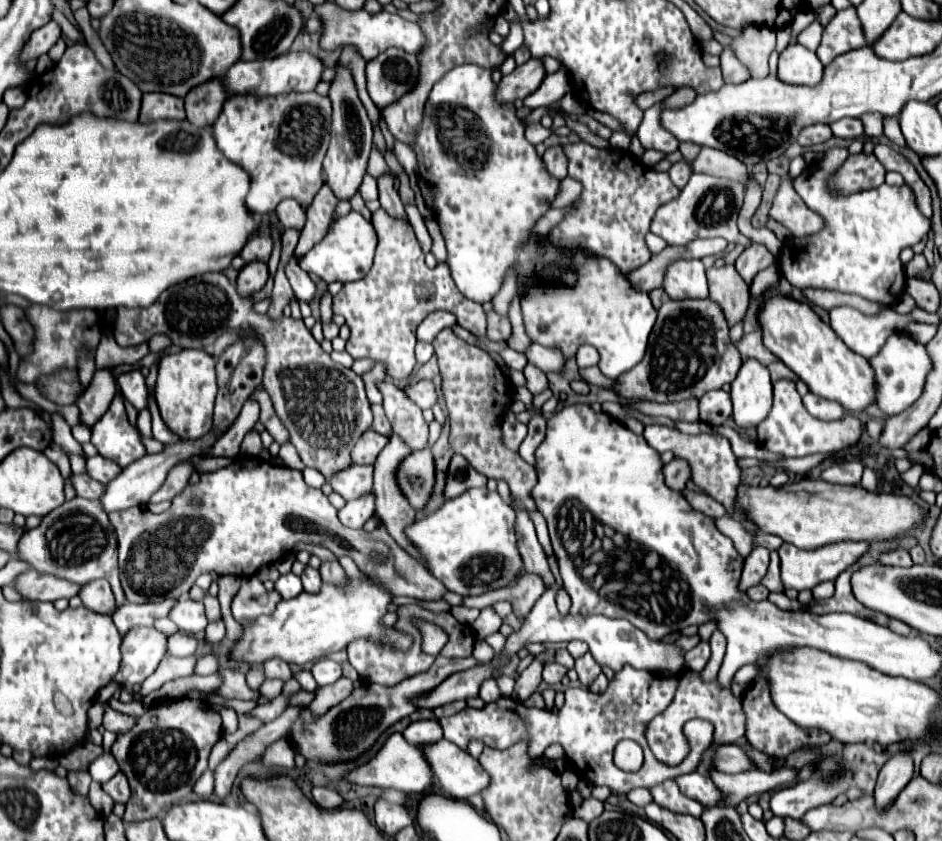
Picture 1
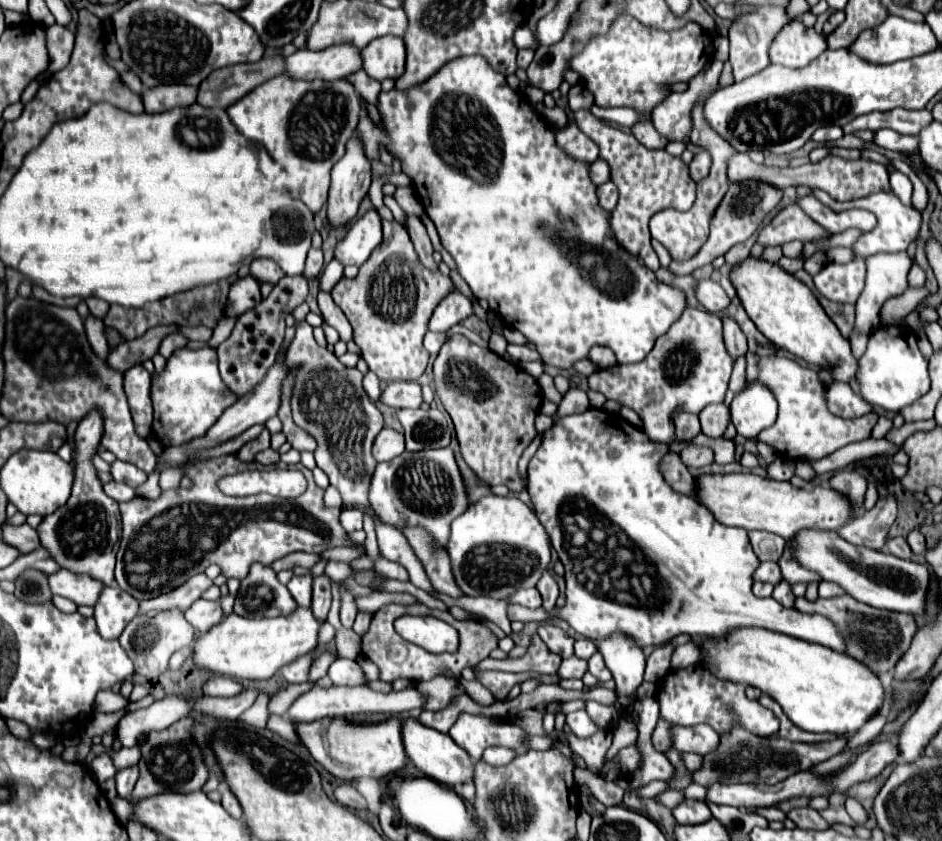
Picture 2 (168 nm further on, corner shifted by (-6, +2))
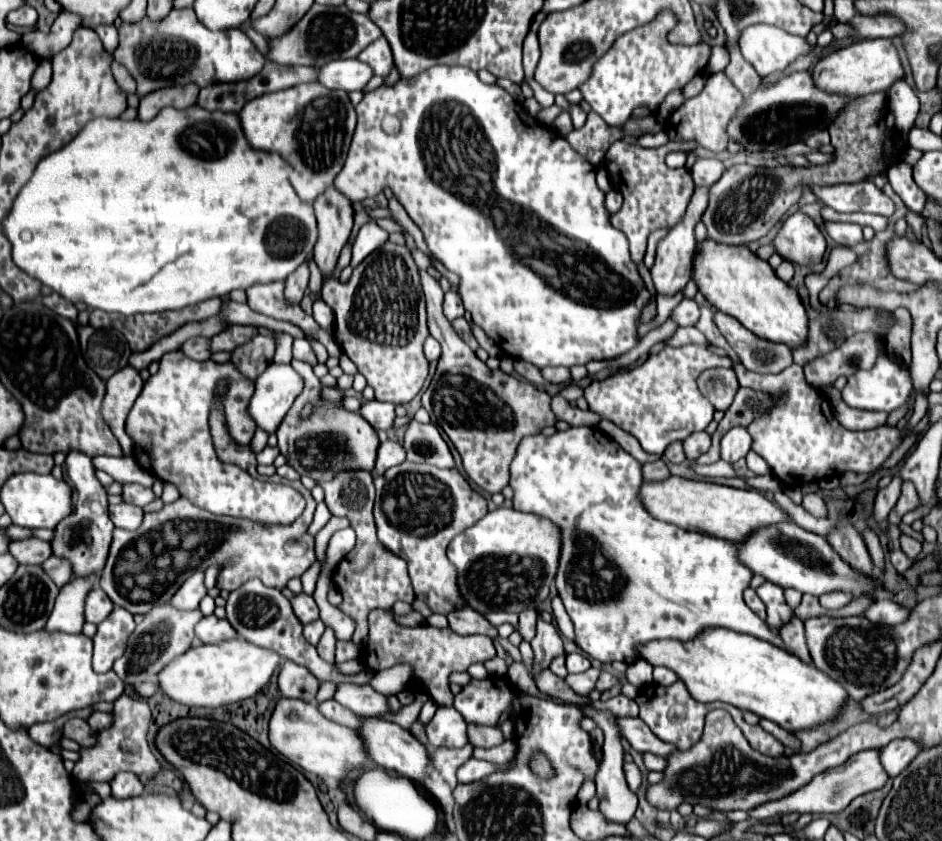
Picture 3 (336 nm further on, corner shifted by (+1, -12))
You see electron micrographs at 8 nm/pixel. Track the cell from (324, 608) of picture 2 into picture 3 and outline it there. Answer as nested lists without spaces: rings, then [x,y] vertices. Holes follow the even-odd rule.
[[[316,620],[316,622],[312,622],[312,624],[306,624],[304,626],[304,638],[312,644],[312,646],[316,646],[318,644],[318,640],[320,640],[320,636],[322,636],[322,632],[324,632],[324,622],[322,620]]]

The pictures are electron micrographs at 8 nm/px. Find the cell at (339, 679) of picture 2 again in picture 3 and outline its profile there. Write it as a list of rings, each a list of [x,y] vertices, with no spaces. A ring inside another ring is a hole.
[[[340,684],[334,700],[342,706],[350,708],[360,716],[384,716],[390,714],[388,696],[376,692],[372,686],[356,686],[356,684]]]

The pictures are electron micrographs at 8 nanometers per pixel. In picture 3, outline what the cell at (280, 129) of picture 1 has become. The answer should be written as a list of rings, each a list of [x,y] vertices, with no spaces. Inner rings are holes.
[[[300,84],[288,90],[262,94],[240,110],[240,120],[248,142],[266,152],[278,152],[294,168],[290,182],[300,198],[314,202],[318,194],[332,186],[344,166],[356,112],[344,90],[330,90],[322,84]]]

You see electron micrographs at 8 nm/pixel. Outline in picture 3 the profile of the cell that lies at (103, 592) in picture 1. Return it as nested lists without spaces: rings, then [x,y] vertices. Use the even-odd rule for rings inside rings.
[[[118,606],[102,624],[98,624],[98,632],[94,636],[94,656],[92,656],[92,668],[96,672],[102,674],[112,670],[114,660],[124,654],[128,636],[134,632],[134,628],[136,622],[132,614]]]

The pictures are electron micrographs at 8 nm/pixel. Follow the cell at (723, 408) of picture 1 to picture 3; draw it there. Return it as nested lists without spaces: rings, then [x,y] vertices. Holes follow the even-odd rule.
[[[696,432],[696,434],[690,434],[684,442],[684,454],[686,454],[686,460],[696,460],[700,458],[704,452],[708,452],[710,448],[710,436],[706,432]]]

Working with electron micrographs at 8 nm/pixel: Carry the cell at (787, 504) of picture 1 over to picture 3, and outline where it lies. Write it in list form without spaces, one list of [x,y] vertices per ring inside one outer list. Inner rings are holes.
[[[670,476],[662,482],[642,482],[640,486],[642,506],[662,522],[676,524],[678,528],[702,532],[708,536],[724,538],[730,542],[742,542],[752,530],[786,520],[786,514],[770,502],[758,490],[738,490],[712,482],[698,482],[680,476]]]

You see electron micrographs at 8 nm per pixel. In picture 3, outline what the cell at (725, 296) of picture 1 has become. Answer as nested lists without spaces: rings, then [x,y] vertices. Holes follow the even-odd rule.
[[[714,368],[698,376],[698,388],[716,410],[726,412],[740,386],[732,368]]]

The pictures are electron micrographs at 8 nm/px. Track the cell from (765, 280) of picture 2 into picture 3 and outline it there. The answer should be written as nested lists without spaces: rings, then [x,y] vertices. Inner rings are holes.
[[[710,238],[702,240],[692,258],[692,280],[716,310],[734,316],[760,338],[784,342],[794,350],[806,344],[808,316],[798,292],[782,282],[772,266],[746,246],[724,246]]]

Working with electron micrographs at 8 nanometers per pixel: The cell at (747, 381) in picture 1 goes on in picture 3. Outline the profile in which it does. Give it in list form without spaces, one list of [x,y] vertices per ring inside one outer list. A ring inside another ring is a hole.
[[[732,428],[730,432],[724,434],[722,442],[720,442],[720,458],[724,462],[736,464],[740,458],[744,458],[750,450],[752,438],[746,432],[746,428]]]

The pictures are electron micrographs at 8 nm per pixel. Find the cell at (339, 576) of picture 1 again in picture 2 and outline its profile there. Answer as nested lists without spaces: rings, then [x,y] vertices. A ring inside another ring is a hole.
[[[337,582],[339,586],[339,594],[341,594],[341,624],[343,628],[351,628],[357,616],[357,604],[355,604],[355,596],[347,590],[345,582]]]

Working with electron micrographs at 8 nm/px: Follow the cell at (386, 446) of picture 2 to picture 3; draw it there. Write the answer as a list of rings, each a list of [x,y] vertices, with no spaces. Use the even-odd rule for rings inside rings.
[[[382,442],[378,448],[378,460],[376,460],[376,468],[374,474],[384,474],[388,468],[398,466],[406,460],[406,450],[402,444],[398,442]]]

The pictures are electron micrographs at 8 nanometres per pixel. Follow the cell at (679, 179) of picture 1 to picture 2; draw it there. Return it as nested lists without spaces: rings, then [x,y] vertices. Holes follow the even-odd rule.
[[[703,150],[703,152],[695,154],[695,158],[691,160],[691,164],[689,164],[689,174],[691,174],[691,178],[697,182],[697,180],[701,180],[701,178],[707,176],[709,168],[711,168],[711,156]]]

